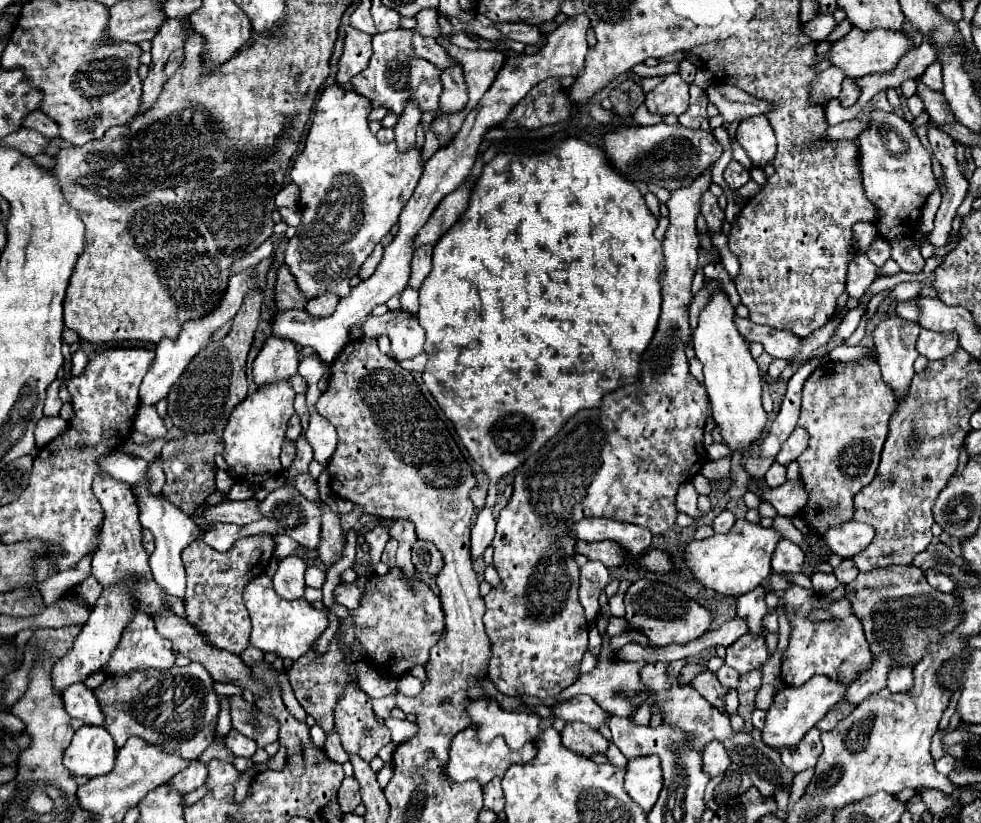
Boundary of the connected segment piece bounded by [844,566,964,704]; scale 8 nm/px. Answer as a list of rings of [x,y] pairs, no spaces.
[[[886,566],[872,572],[860,572],[856,580],[846,584],[846,598],[852,602],[854,614],[862,620],[872,650],[872,666],[850,684],[844,696],[844,700],[852,704],[860,704],[886,688],[888,674],[896,666],[914,668],[928,652],[928,646],[952,632],[962,622],[964,614],[960,610],[960,596],[932,590],[924,572],[914,566]]]

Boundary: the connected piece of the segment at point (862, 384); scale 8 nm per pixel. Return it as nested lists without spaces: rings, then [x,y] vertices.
[[[864,356],[860,362],[826,362],[820,368],[816,368],[806,380],[802,390],[802,410],[800,410],[798,426],[808,430],[810,442],[808,442],[808,448],[800,454],[798,464],[800,464],[800,478],[810,498],[800,516],[808,524],[808,528],[814,532],[814,538],[808,540],[808,544],[818,560],[822,560],[824,552],[830,552],[820,534],[828,526],[852,520],[852,496],[872,482],[880,462],[880,452],[888,434],[888,420],[896,404],[898,404],[896,394],[882,380],[878,362],[868,356]]]

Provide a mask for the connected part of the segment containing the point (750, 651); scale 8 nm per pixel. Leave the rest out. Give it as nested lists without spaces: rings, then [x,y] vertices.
[[[744,634],[732,646],[726,648],[726,664],[738,674],[746,674],[754,668],[760,668],[768,660],[768,648],[764,636]]]

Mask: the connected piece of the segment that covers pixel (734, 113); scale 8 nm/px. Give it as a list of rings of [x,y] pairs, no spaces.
[[[713,82],[706,87],[705,91],[708,92],[708,100],[718,108],[718,114],[724,118],[724,122],[744,120],[770,110],[768,102],[762,102],[750,96],[748,92],[736,90],[727,84]]]

